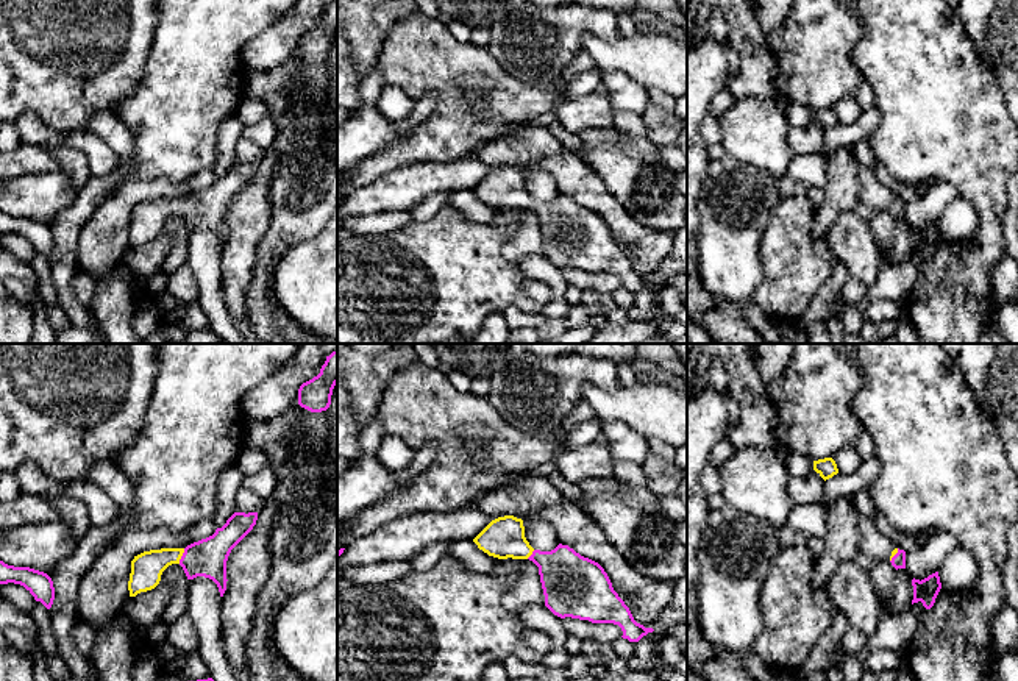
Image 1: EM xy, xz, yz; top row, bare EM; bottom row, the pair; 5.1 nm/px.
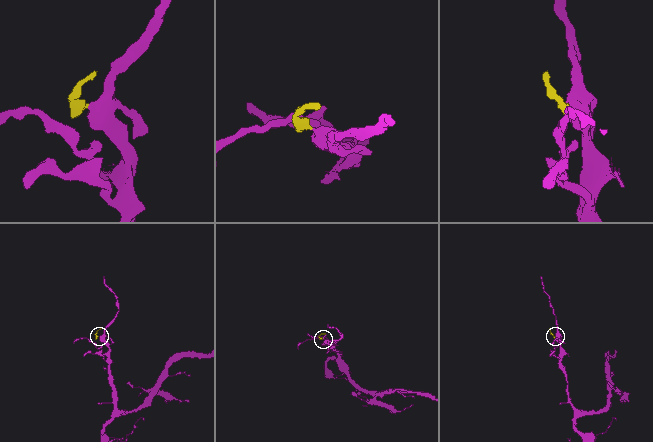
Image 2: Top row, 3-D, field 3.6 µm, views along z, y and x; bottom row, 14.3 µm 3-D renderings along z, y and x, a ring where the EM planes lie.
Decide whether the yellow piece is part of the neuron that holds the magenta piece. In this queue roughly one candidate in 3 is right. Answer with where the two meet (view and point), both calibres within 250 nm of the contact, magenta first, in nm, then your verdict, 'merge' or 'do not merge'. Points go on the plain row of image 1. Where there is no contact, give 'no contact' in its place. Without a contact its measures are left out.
xy (181, 206) | 190/160 nm | merge

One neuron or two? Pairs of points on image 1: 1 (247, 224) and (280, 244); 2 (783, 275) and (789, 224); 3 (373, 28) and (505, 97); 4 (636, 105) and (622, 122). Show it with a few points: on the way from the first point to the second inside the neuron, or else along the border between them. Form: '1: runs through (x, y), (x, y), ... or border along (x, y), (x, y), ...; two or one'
1: border along (270, 199), (270, 225), (258, 244), (252, 269); two
2: runs through (787, 263), (789, 236); one
3: border along (406, 16), (392, 27), (381, 44); two
4: border along (614, 108), (640, 116); two

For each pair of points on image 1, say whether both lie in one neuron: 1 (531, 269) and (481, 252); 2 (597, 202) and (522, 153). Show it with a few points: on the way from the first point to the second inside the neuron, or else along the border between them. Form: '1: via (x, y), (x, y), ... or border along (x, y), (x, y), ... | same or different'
1: border along (517, 263), (528, 277), (548, 285) | different
2: border along (564, 150), (522, 169) | different

